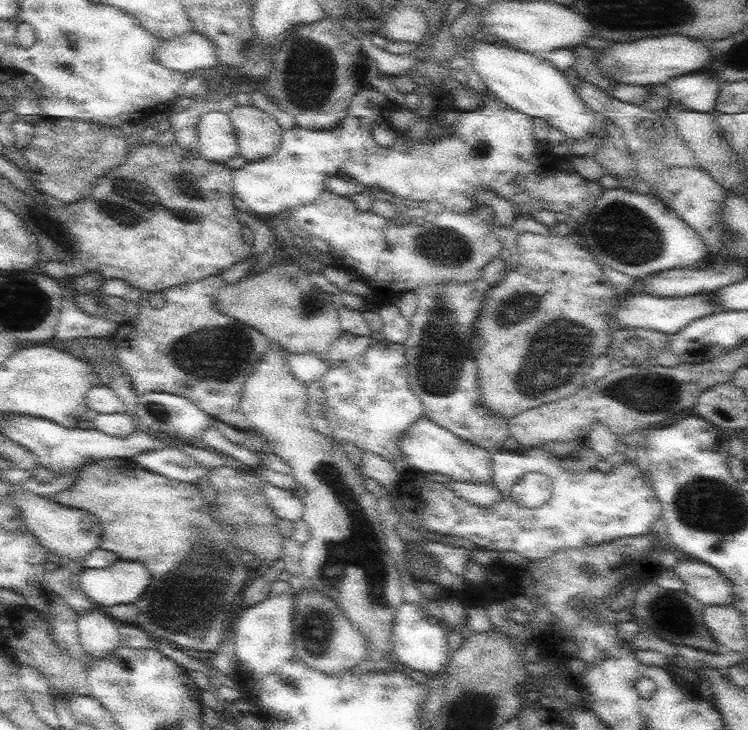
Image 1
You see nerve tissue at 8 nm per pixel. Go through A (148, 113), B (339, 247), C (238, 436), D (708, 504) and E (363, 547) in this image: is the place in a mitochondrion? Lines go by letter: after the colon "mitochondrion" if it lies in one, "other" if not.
A: other
B: other
C: other
D: mitochondrion
E: mitochondrion

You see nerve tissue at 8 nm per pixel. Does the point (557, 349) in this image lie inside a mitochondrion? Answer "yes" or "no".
yes

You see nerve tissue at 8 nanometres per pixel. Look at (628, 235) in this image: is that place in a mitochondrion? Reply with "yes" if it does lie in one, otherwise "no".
yes

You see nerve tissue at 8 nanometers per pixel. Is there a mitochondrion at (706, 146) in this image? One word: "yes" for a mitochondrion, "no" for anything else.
no

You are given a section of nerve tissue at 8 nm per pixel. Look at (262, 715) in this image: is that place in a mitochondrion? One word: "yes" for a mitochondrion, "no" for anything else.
no

